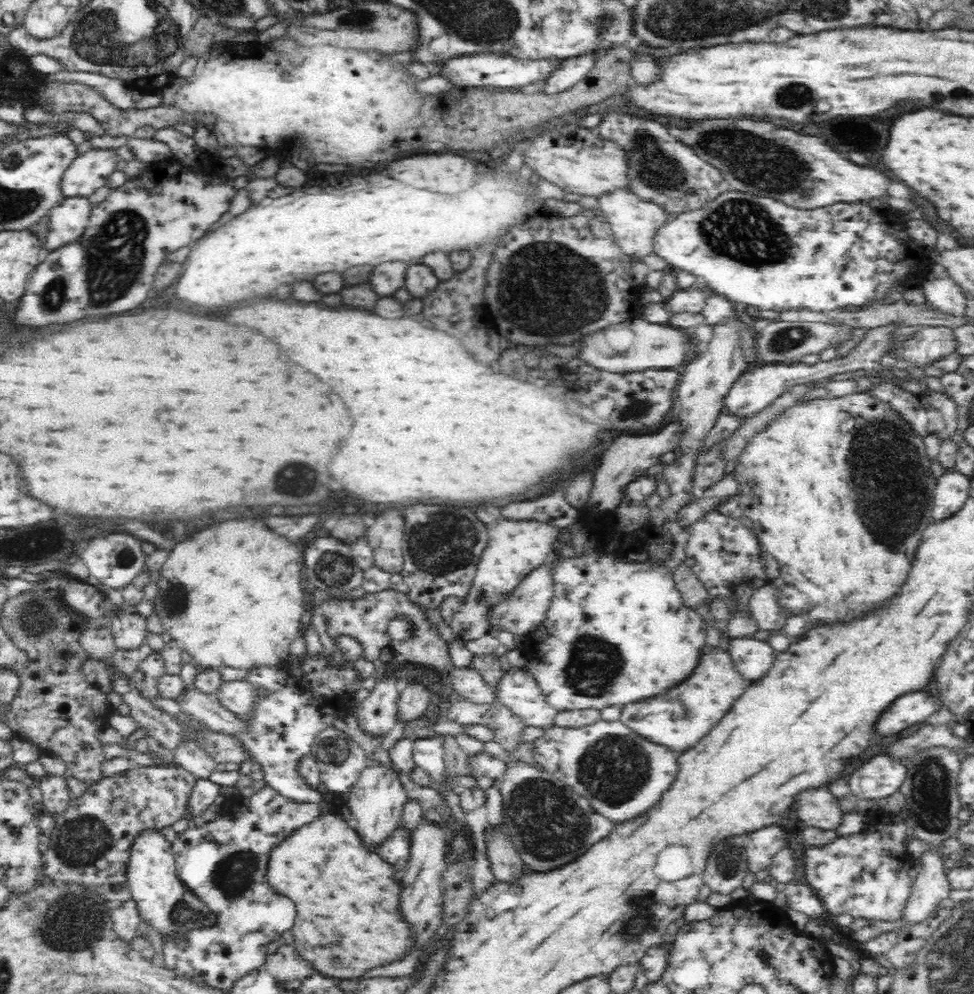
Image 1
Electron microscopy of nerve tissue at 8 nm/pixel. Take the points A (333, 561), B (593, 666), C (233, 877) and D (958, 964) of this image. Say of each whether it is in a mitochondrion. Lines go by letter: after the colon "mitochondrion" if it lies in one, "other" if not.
A: mitochondrion
B: mitochondrion
C: mitochondrion
D: mitochondrion

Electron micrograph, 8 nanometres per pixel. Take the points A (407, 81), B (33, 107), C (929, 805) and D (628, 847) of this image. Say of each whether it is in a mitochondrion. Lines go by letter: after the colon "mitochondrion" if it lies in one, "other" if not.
A: other
B: other
C: mitochondrion
D: other

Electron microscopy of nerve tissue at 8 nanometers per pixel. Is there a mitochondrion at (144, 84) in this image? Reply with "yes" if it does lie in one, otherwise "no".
yes

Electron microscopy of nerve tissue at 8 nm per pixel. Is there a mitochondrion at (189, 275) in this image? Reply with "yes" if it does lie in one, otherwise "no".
no

